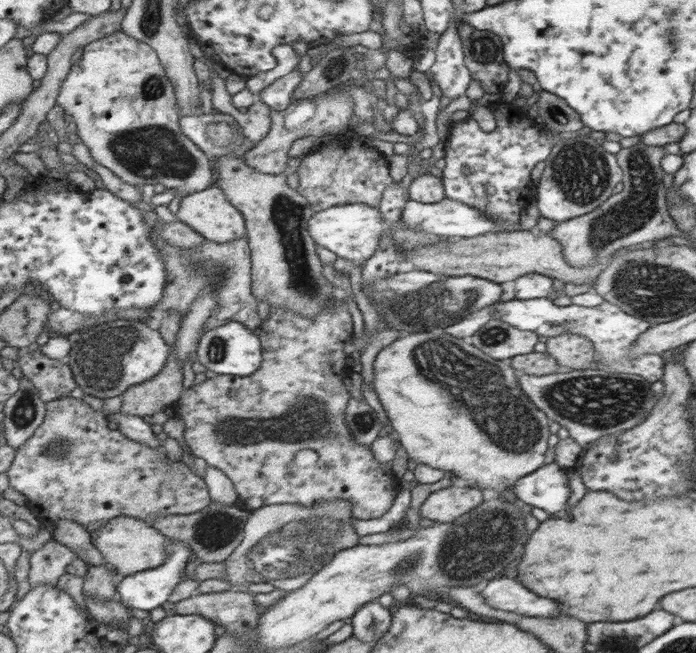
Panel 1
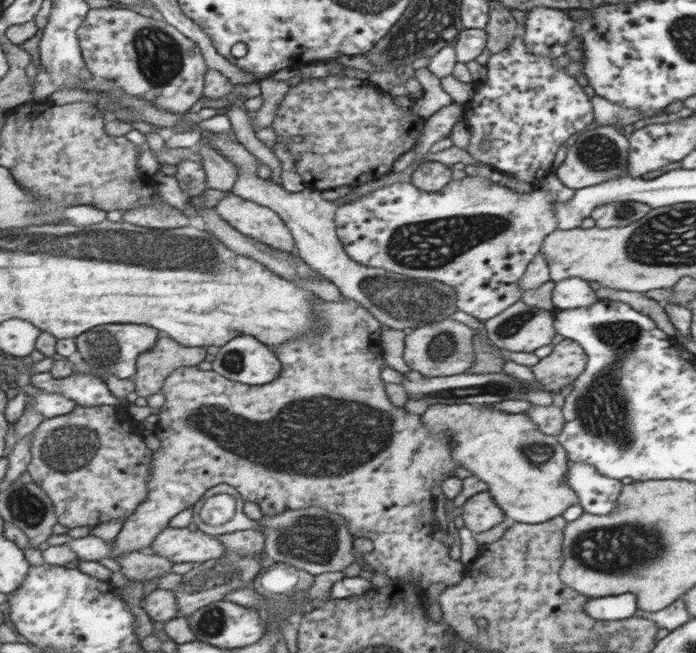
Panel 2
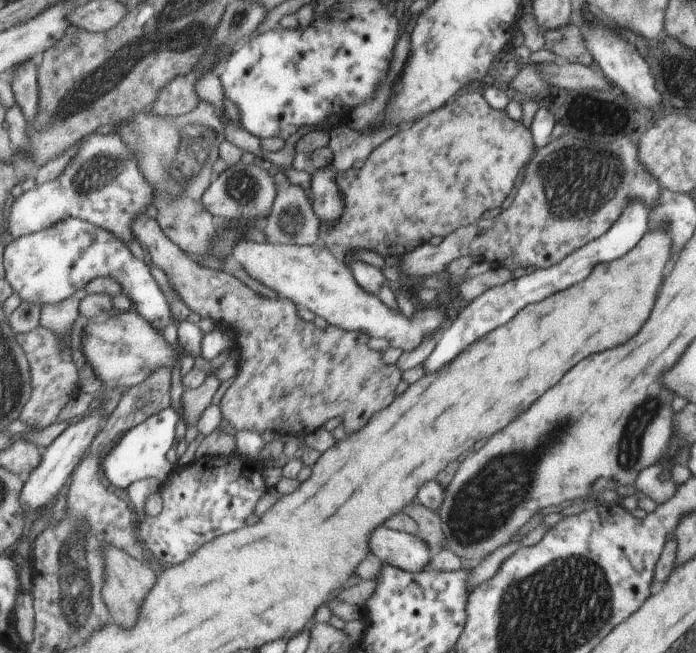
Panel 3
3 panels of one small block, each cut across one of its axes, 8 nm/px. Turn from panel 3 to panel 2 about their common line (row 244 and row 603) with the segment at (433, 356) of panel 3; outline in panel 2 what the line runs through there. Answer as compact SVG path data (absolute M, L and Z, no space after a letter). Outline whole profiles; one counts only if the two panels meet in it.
M633 594L589 598L583 609L597 620L617 621L631 617L637 609L636 598Z

